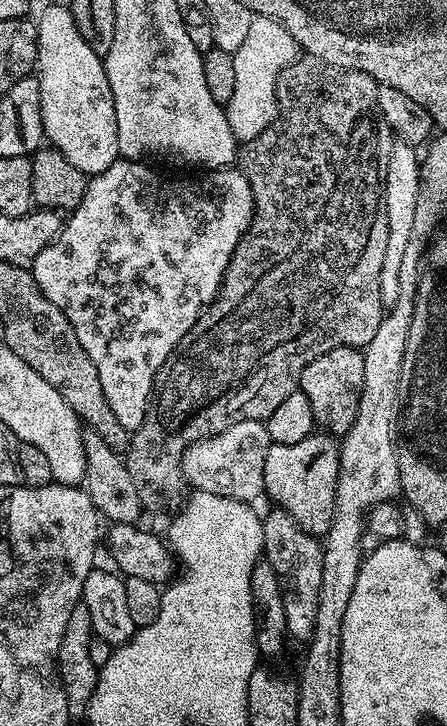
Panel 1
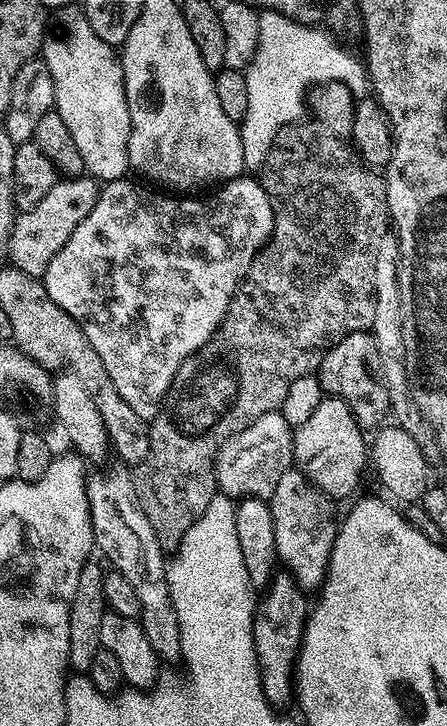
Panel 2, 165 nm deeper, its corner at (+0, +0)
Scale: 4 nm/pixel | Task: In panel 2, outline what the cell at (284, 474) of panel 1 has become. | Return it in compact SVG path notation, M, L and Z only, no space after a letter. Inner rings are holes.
M328 396L308 421L302 422L292 434L292 459L295 467L303 471L308 483L319 488L325 496L348 496L360 484L364 463L370 460L370 448L364 445L365 433L354 418L350 406L337 396Z

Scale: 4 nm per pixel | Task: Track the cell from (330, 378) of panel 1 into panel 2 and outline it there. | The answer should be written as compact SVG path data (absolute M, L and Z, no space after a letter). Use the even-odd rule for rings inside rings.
M371 331L355 332L325 352L318 369L320 384L328 396L337 396L354 414L361 429L379 429L390 416L390 398L380 376L378 346L374 346Z

